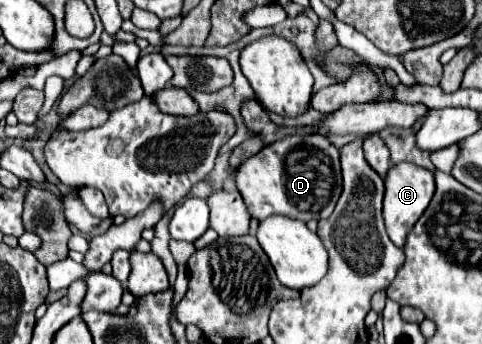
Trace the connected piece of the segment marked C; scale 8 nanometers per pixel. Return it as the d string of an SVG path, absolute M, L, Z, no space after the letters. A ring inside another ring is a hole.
M401 162L401 164L393 164L385 176L385 198L383 198L383 218L385 218L385 226L387 226L387 234L391 238L391 242L397 248L405 246L407 234L413 230L413 226L417 224L417 220L421 218L421 214L427 210L431 198L435 192L435 182L433 182L433 172L419 168L415 164L409 162Z

